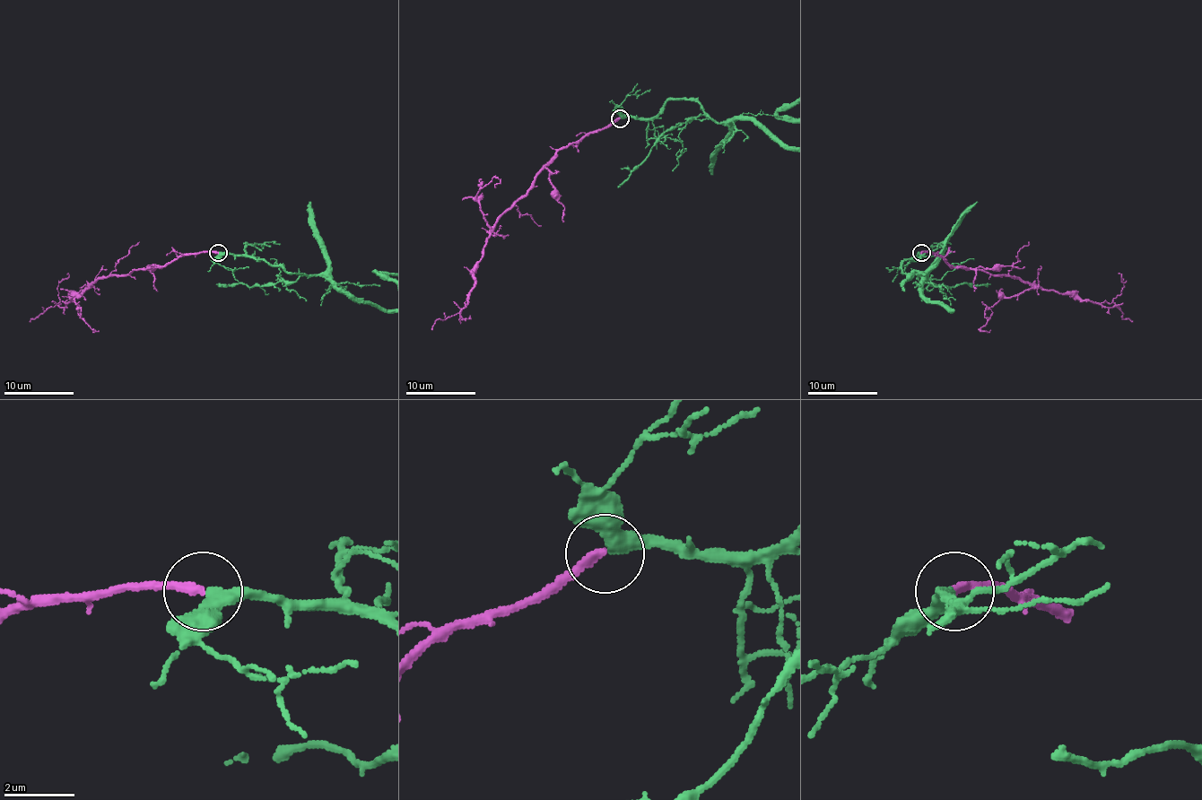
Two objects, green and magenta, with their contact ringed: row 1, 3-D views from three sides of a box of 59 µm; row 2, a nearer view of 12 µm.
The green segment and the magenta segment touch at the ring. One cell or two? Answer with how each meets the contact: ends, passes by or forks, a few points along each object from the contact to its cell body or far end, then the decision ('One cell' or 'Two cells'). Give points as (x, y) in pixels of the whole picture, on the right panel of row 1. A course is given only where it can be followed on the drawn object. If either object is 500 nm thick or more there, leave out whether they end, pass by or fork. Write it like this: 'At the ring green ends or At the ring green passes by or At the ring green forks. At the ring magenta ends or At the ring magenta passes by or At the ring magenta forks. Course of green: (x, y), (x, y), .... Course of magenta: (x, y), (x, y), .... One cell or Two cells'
At the ring green passes by. At the ring magenta ends. Course of magenta: (920, 253), (936, 253), (951, 265), (1015, 275), (1043, 290), (1056, 290), (1111, 308), (1124, 286), (1119, 272). One cell

